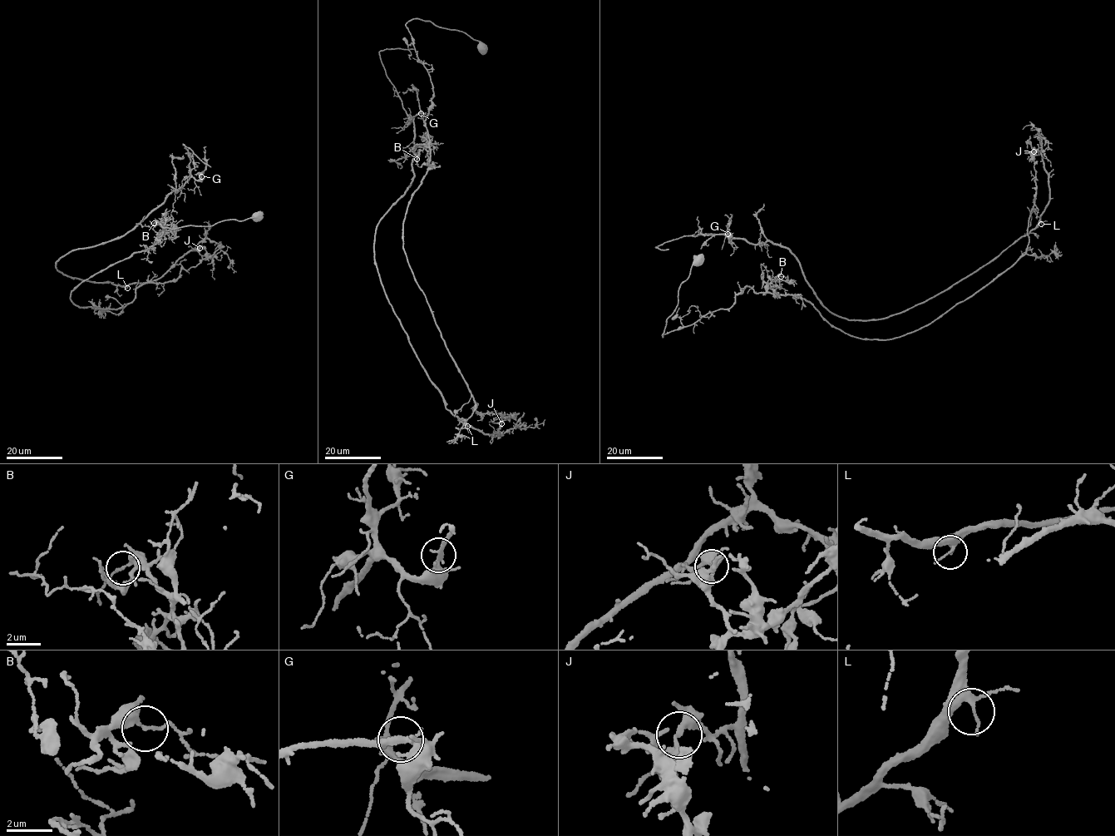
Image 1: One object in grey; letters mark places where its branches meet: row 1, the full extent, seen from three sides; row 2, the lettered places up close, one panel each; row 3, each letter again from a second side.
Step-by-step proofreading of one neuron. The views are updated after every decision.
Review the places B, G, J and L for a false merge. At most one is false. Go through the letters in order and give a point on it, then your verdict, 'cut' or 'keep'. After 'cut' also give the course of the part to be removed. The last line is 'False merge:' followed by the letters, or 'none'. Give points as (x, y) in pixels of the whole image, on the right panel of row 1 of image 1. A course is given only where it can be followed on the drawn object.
B: at (781, 276); keep
G: at (727, 234); keep
J: at (1033, 151); cut; foreign part runs (1033, 151), (1049, 197), (1036, 226), (881, 319), (831, 313), (767, 240), (668, 249)
L: at (1041, 224); keep
False merge: J

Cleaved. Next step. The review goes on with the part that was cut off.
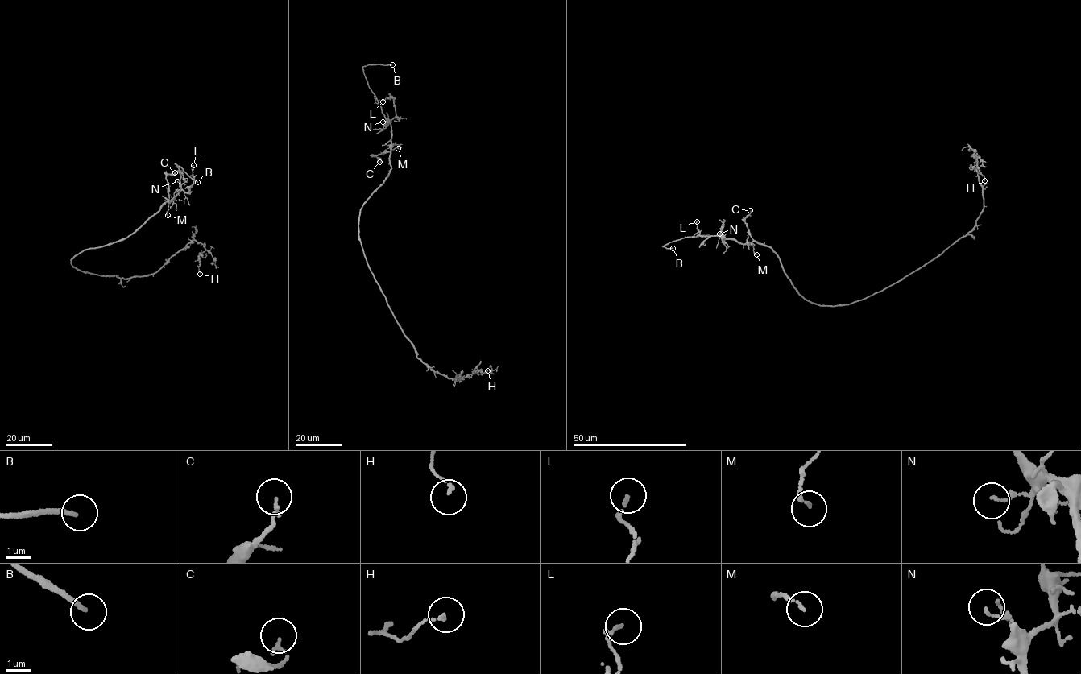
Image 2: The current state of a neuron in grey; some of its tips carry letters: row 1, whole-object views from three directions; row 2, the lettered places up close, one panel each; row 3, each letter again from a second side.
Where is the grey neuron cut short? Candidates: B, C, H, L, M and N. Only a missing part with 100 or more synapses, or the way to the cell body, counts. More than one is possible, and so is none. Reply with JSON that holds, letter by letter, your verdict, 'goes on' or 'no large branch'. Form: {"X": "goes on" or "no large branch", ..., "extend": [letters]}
{"B": "goes on", "C": "no large branch", "H": "no large branch", "L": "no large branch", "M": "no large branch", "N": "no large branch", "extend": ["B"]}

